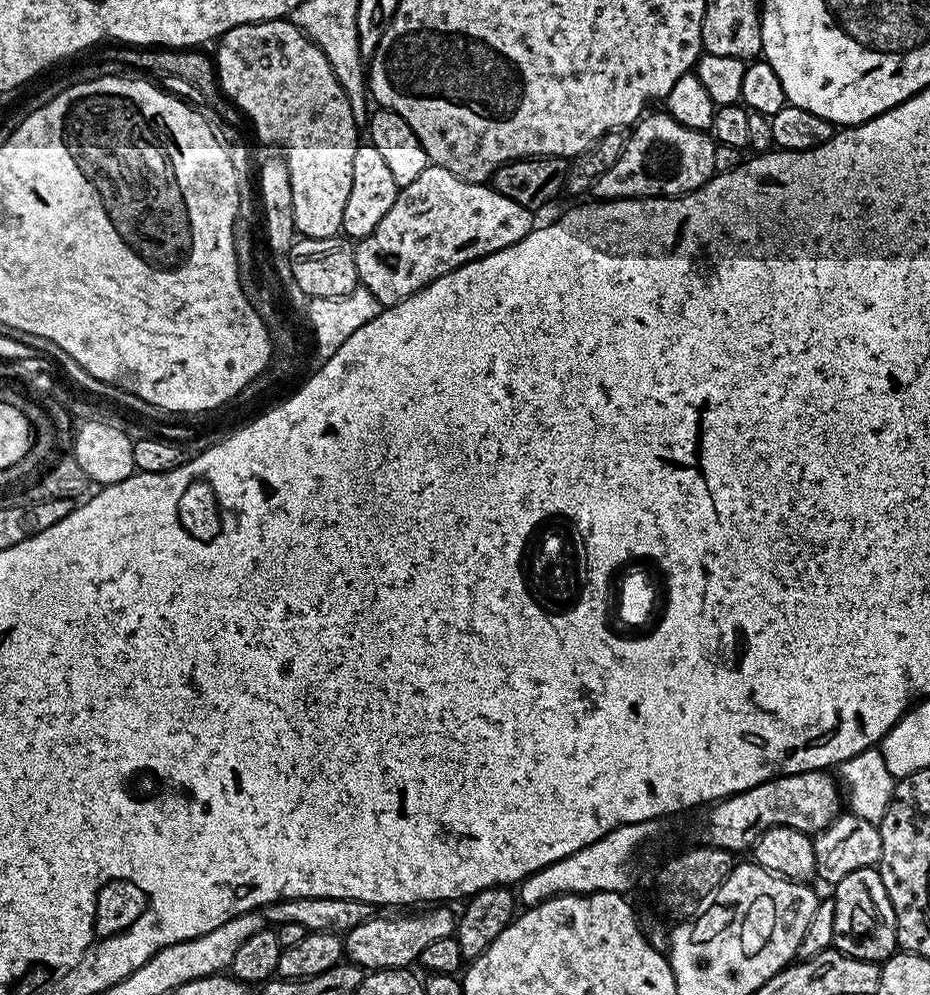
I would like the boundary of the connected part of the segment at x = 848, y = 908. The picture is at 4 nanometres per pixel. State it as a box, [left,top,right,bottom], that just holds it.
[834,867,897,962]

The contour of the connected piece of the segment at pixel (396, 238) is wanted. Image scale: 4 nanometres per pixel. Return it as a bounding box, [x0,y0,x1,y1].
[355,166,533,306]

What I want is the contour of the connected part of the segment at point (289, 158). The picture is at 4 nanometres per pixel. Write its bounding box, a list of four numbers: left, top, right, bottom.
[214,18,358,238]

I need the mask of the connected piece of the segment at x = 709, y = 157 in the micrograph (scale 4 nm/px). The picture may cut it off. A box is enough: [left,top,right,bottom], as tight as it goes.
[594,114,716,201]

